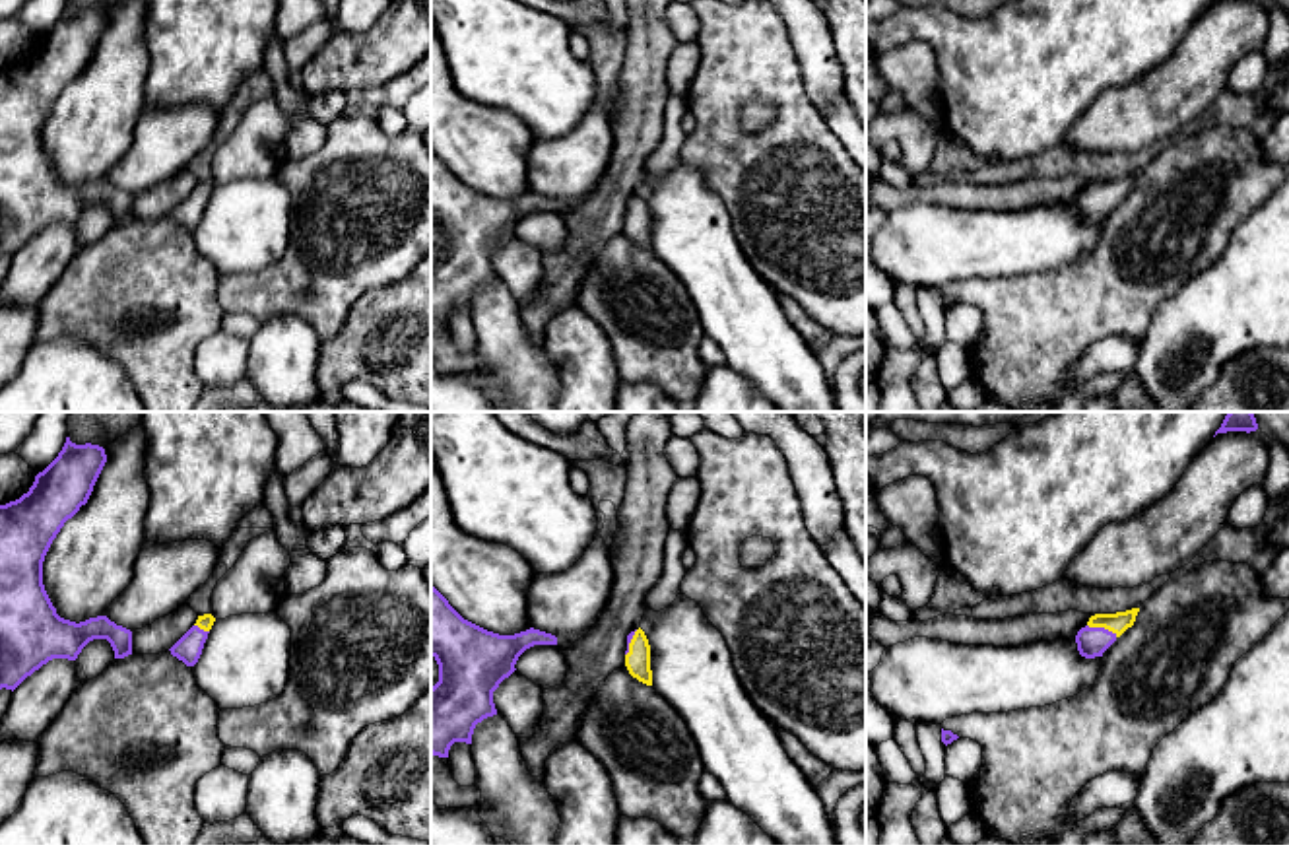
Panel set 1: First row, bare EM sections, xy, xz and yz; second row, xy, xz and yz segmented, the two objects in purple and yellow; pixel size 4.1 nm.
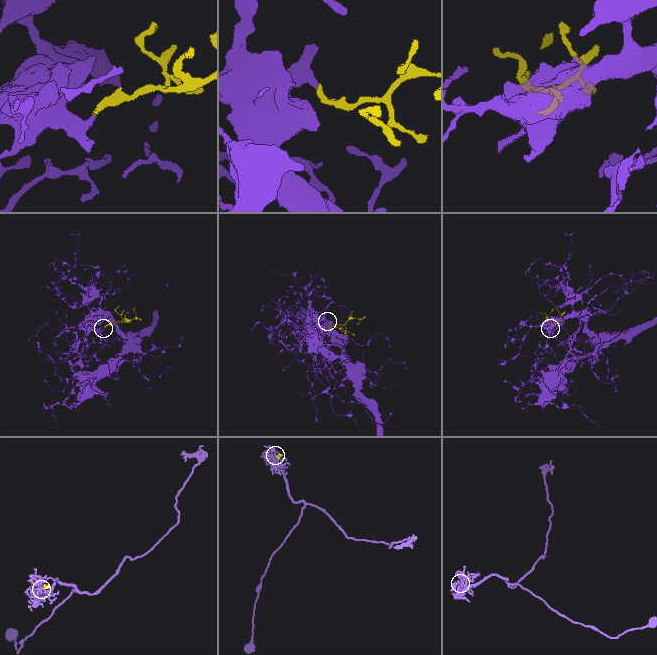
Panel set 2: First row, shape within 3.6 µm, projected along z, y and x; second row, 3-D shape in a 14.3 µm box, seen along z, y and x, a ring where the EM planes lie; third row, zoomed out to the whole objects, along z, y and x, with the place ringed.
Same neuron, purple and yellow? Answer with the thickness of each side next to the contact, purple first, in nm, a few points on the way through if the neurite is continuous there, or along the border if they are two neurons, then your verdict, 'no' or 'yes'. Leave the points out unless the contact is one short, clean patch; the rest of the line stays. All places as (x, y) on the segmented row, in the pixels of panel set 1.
calibres 130 and 90 nm; way yz (1091, 642), (1103, 628), (1119, 622); yes

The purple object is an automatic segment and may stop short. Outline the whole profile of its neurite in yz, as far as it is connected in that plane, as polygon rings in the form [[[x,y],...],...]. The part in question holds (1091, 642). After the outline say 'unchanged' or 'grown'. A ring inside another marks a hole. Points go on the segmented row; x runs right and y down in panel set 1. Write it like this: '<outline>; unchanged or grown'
[[[1140,608],[1116,614],[1095,614],[1075,635],[1077,651],[1085,659],[1103,657],[1103,653],[1134,625]]]; grown

